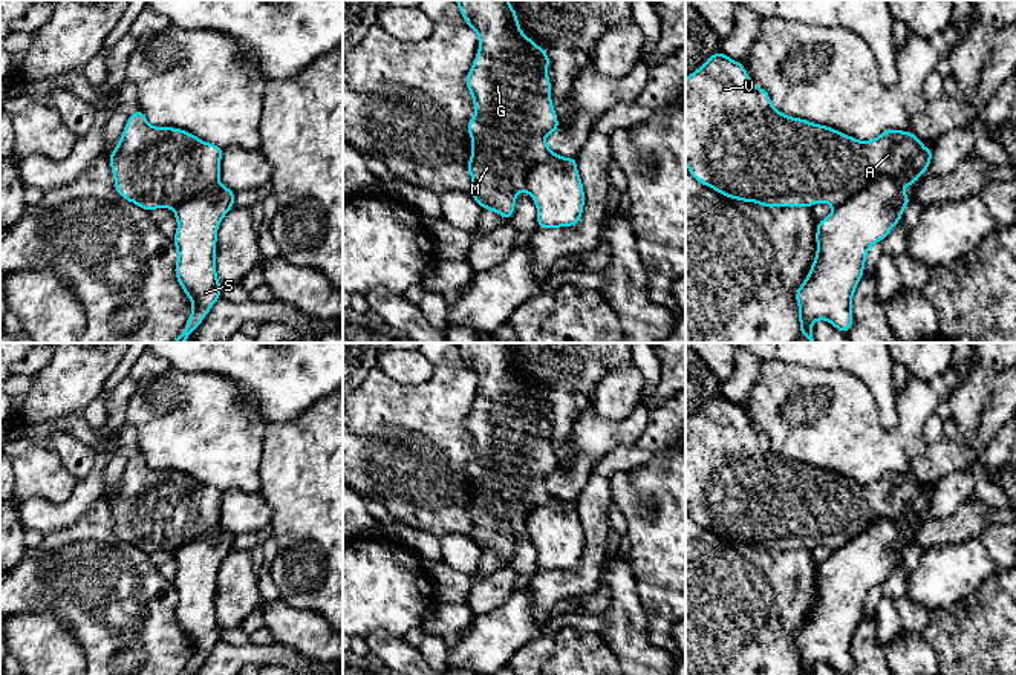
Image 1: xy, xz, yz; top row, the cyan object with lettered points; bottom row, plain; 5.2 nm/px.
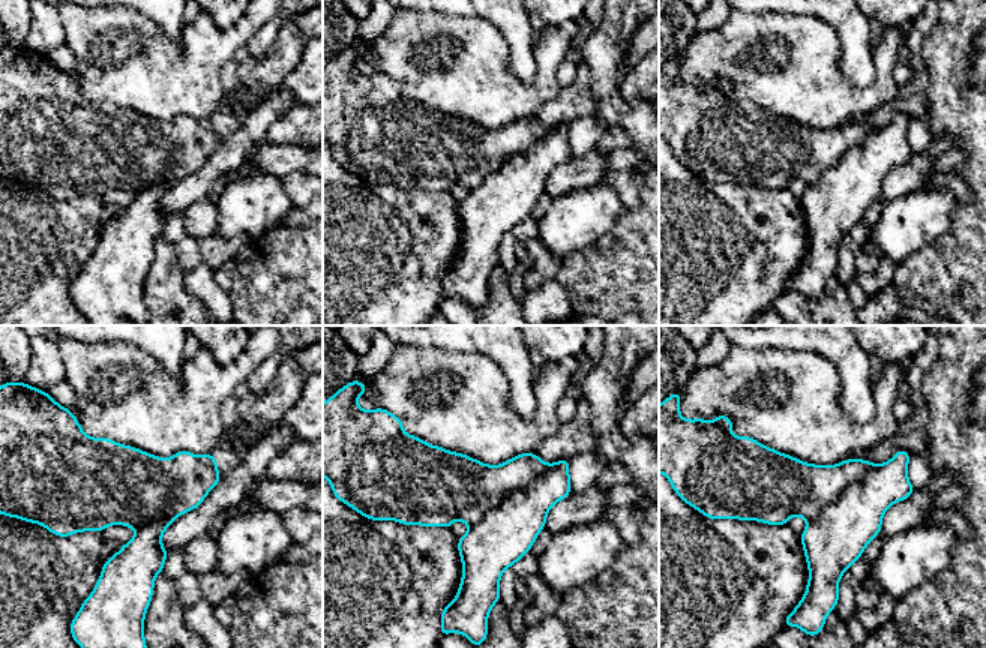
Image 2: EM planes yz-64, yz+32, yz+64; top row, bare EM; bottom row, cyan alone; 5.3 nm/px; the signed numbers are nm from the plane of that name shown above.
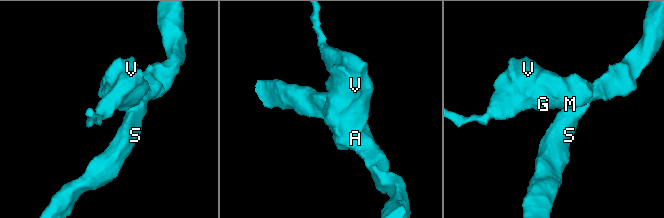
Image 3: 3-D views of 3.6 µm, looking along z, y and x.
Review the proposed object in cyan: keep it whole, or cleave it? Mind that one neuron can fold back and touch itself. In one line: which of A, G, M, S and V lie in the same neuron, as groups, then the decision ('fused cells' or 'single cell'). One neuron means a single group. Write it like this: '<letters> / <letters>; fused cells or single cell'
A G M V / S; fused cells

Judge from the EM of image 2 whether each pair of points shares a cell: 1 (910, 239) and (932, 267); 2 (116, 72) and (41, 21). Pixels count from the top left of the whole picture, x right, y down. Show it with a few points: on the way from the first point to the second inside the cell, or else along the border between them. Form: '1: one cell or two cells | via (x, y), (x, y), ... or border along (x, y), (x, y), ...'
1: two cells | border along (952, 216), (950, 227), (931, 245)
2: two cells | border along (57, 15), (65, 42)

